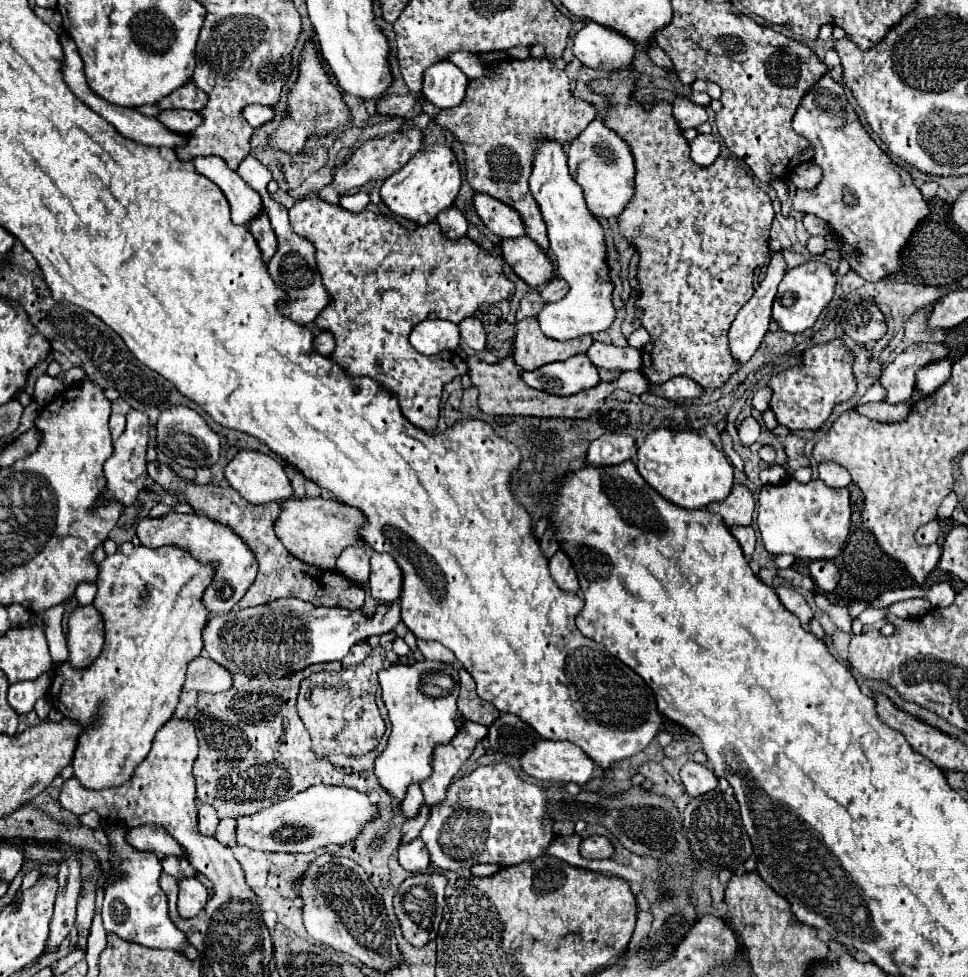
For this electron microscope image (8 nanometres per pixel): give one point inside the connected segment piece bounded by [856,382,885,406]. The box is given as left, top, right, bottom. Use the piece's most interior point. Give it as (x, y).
(875, 393)

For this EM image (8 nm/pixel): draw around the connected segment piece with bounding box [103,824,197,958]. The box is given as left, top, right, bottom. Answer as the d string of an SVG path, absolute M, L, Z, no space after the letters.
M105 826L105 832L111 840L111 852L113 852L113 870L117 874L123 874L125 880L119 880L115 884L109 884L105 890L103 900L103 926L107 932L119 936L127 942L137 942L147 948L175 948L187 952L189 958L197 956L197 950L185 942L185 934L177 930L177 926L169 918L167 910L167 896L159 886L161 876L161 862L151 852L139 852L131 850L131 846L125 842L125 826Z

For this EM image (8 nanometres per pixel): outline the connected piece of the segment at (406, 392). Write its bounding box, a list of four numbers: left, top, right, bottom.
[289,196,515,434]

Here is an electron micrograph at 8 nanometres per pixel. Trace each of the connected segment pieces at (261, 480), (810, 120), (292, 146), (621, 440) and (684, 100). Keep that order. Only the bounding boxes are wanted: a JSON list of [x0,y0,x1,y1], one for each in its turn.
[[225,450,293,504],[793,74,929,282],[267,38,351,154],[587,434,637,466],[673,96,707,128]]

